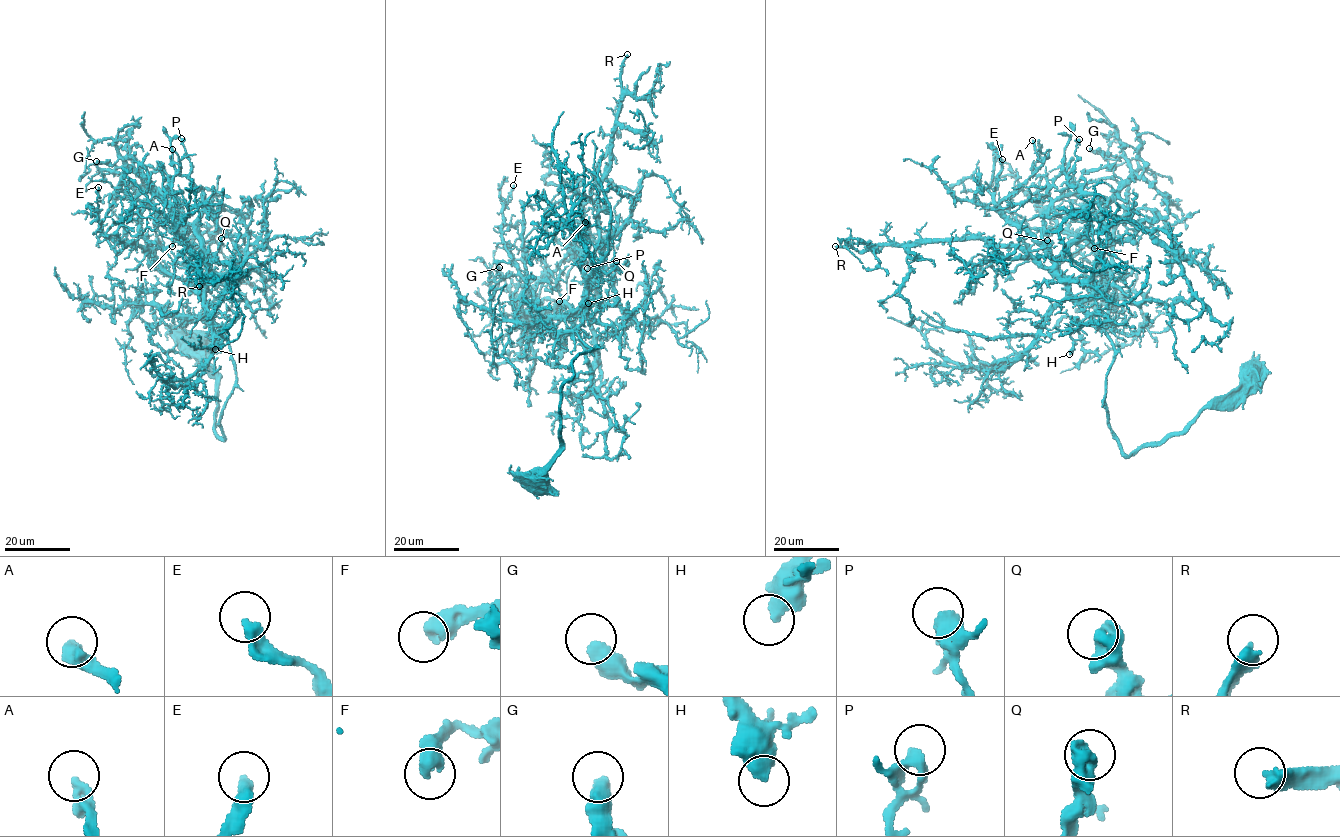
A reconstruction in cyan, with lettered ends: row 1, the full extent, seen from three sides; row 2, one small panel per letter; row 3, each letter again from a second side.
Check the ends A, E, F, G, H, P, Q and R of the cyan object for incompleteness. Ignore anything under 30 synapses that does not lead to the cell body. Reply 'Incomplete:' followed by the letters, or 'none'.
Incomplete: R

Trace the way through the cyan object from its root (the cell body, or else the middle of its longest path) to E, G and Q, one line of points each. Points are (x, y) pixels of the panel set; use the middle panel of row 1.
E: (539, 481), (560, 447), (560, 388), (599, 345), (578, 333), (581, 303), (535, 309), (501, 234), (513, 185)
G: (539, 481), (560, 447), (560, 388), (599, 345), (578, 333), (597, 273), (582, 310), (534, 318), (499, 267)
Q: (539, 481), (560, 447), (560, 388), (599, 345), (578, 333), (588, 287), (601, 256), (616, 261)

